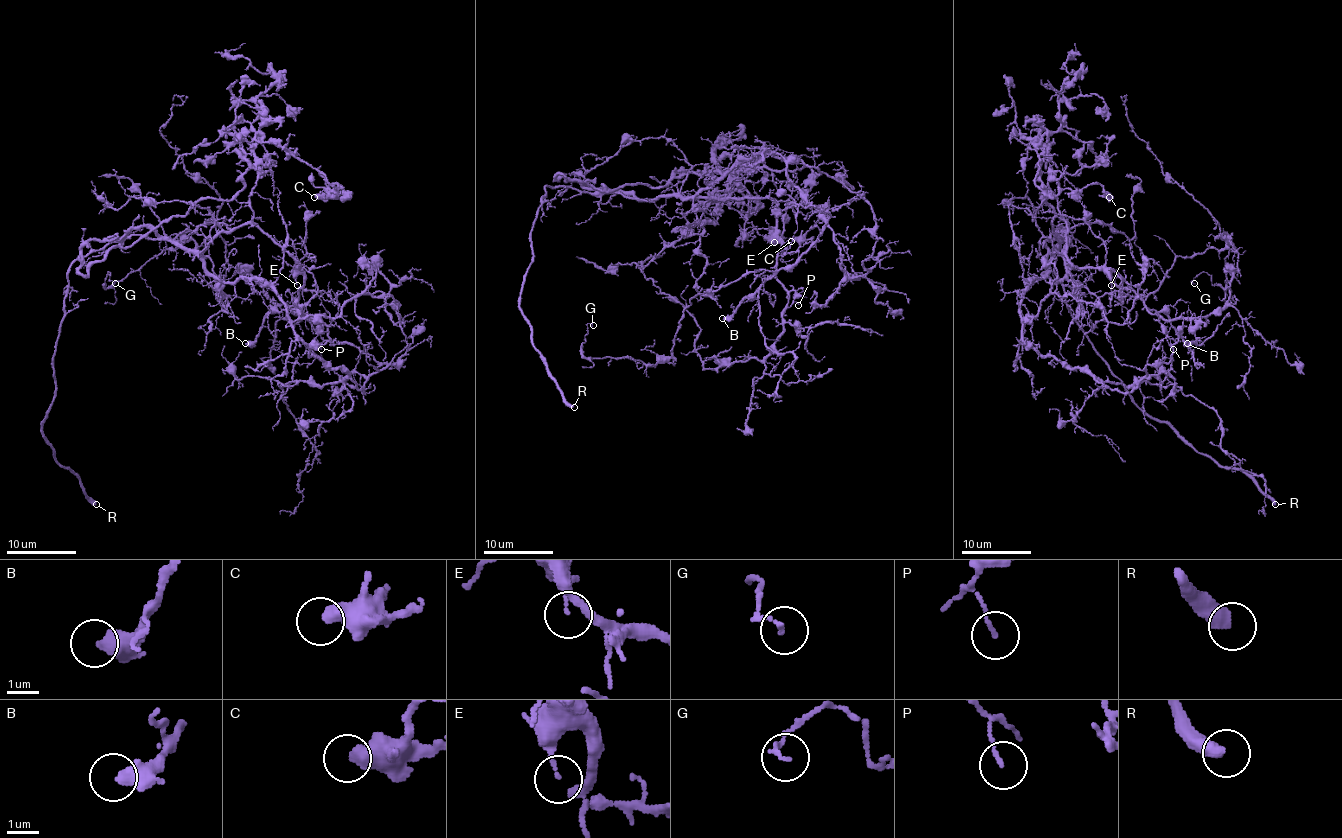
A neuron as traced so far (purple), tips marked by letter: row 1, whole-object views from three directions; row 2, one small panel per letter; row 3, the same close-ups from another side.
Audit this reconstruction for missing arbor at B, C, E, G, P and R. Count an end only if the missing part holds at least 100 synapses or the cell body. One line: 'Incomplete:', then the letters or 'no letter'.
Incomplete: R

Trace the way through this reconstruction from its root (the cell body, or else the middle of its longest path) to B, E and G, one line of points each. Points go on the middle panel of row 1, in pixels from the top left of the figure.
B: (700, 197), (769, 197), (776, 204), (776, 235), (781, 241), (776, 272), (746, 296), (729, 317), (722, 318)
E: (700, 197), (769, 197), (776, 204), (774, 242)
G: (700, 197), (679, 197), (693, 201), (707, 267), (672, 356), (653, 365), (586, 358), (593, 325)

